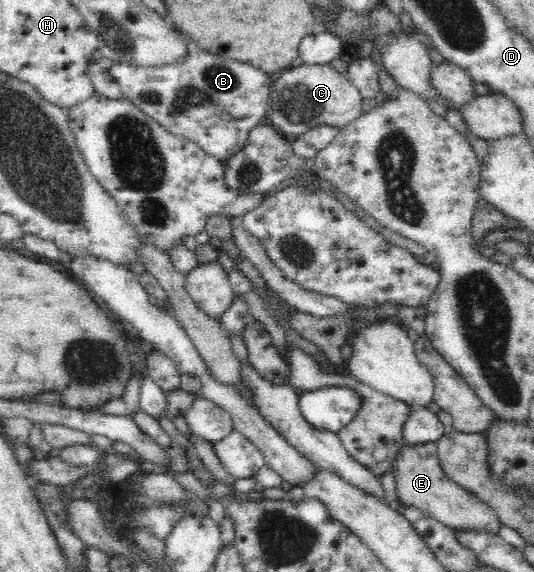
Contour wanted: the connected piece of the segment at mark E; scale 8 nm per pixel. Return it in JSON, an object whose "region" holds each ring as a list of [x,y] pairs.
{"region":[[[436,442],[414,446],[402,444],[390,471],[395,476],[397,496],[404,505],[415,506],[454,530],[477,530],[494,534],[500,530],[502,523],[494,511],[483,500],[446,476],[436,456]]]}

